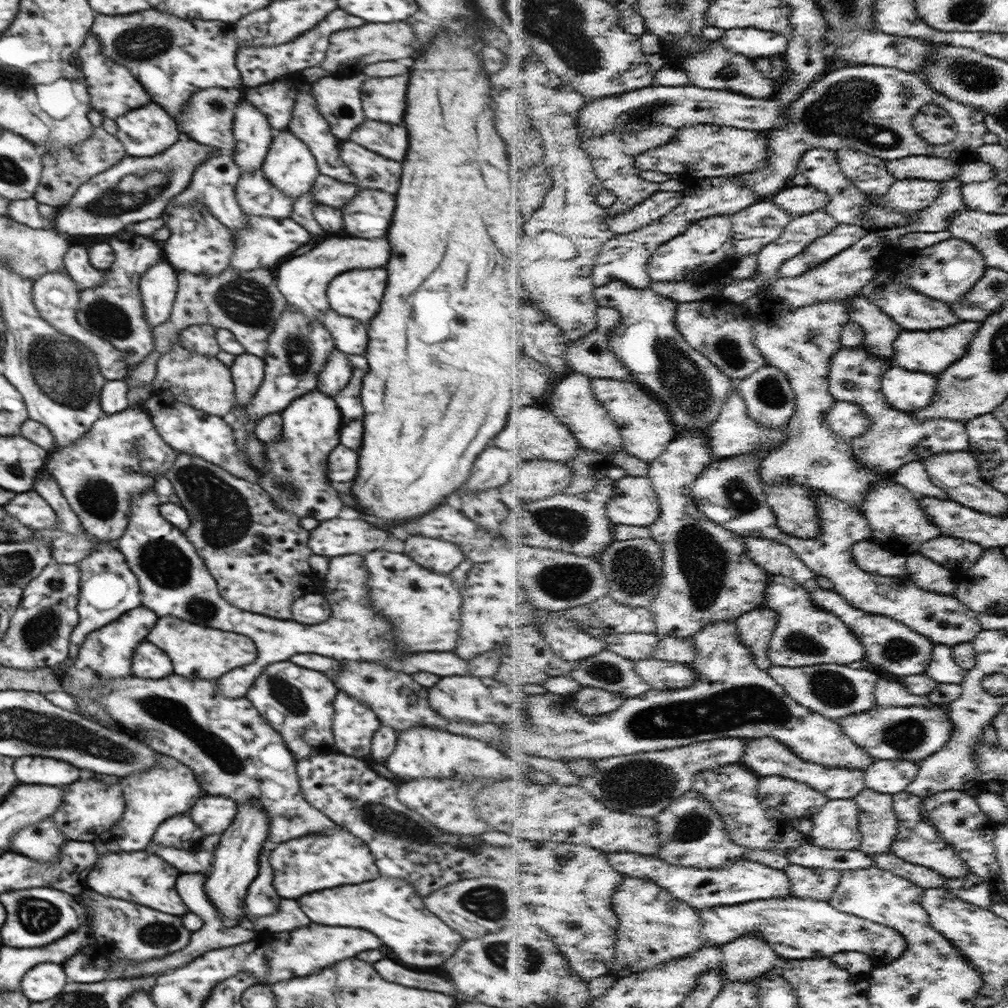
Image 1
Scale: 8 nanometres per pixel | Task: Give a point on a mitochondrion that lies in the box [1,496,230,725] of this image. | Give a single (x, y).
(164, 563)

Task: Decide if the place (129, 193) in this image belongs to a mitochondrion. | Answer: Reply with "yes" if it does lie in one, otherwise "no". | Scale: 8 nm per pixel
yes

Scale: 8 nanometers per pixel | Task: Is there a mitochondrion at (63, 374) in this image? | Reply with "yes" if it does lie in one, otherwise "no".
yes

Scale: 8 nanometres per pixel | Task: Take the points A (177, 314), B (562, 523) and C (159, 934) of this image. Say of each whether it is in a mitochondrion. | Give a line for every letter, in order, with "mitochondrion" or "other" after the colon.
A: other
B: mitochondrion
C: mitochondrion

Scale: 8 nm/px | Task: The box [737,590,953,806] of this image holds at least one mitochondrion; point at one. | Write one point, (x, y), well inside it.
(909, 735)

